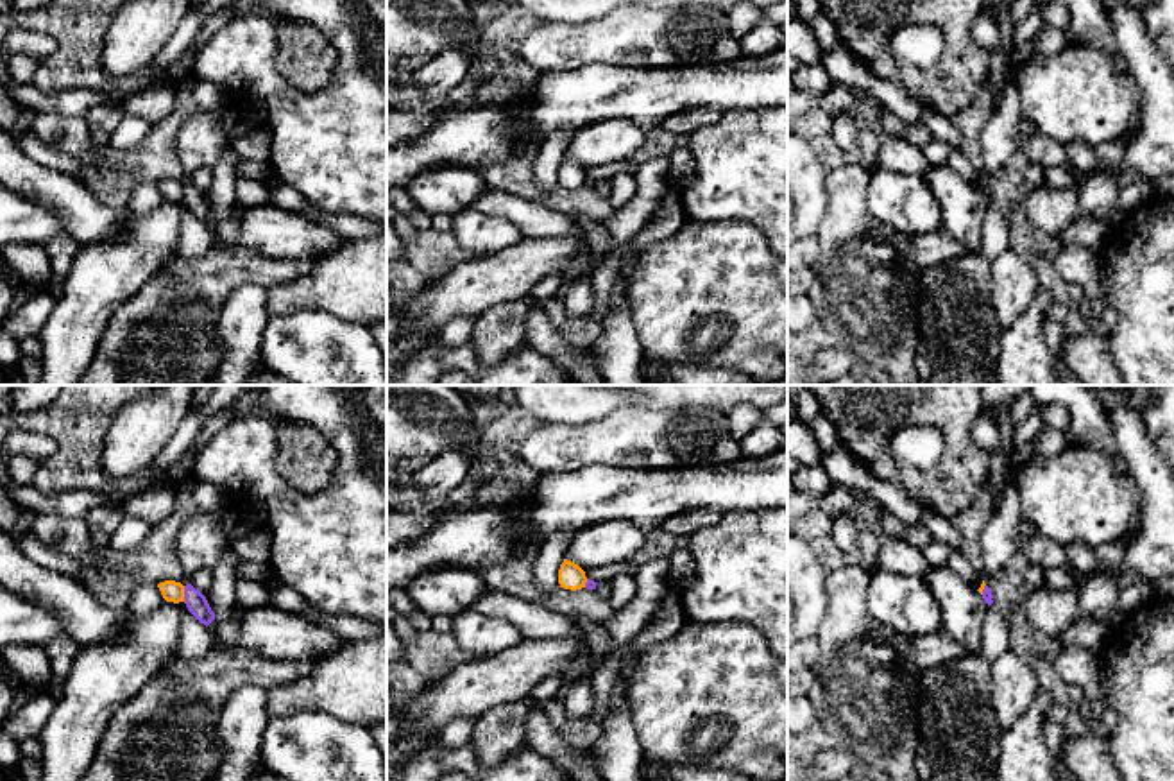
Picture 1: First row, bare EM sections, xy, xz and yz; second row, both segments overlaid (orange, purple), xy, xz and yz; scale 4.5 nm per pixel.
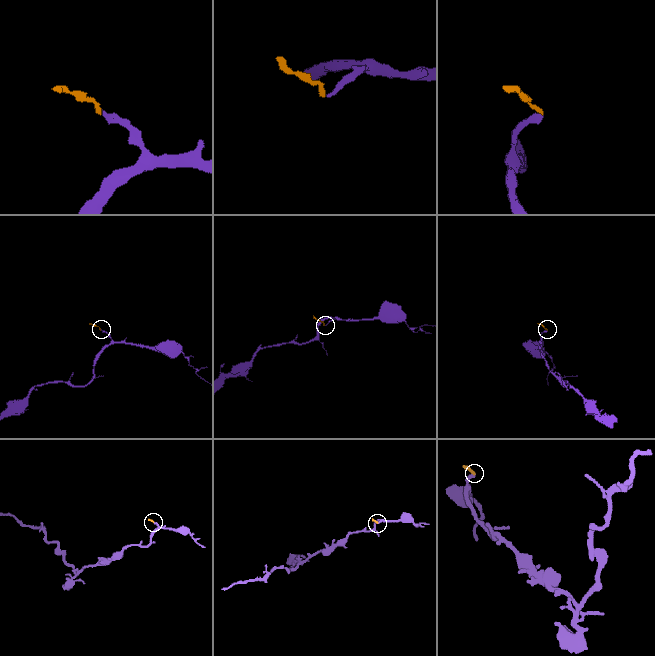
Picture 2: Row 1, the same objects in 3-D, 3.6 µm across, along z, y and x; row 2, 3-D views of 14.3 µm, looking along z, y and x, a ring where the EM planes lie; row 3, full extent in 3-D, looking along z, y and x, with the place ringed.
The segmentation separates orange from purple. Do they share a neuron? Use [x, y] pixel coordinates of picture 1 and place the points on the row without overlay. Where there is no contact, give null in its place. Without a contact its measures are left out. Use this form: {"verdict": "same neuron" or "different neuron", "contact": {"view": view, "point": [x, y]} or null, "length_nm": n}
{"verdict": "same neuron", "contact": {"view": "xy", "point": [183, 192]}, "length_nm": 70}

